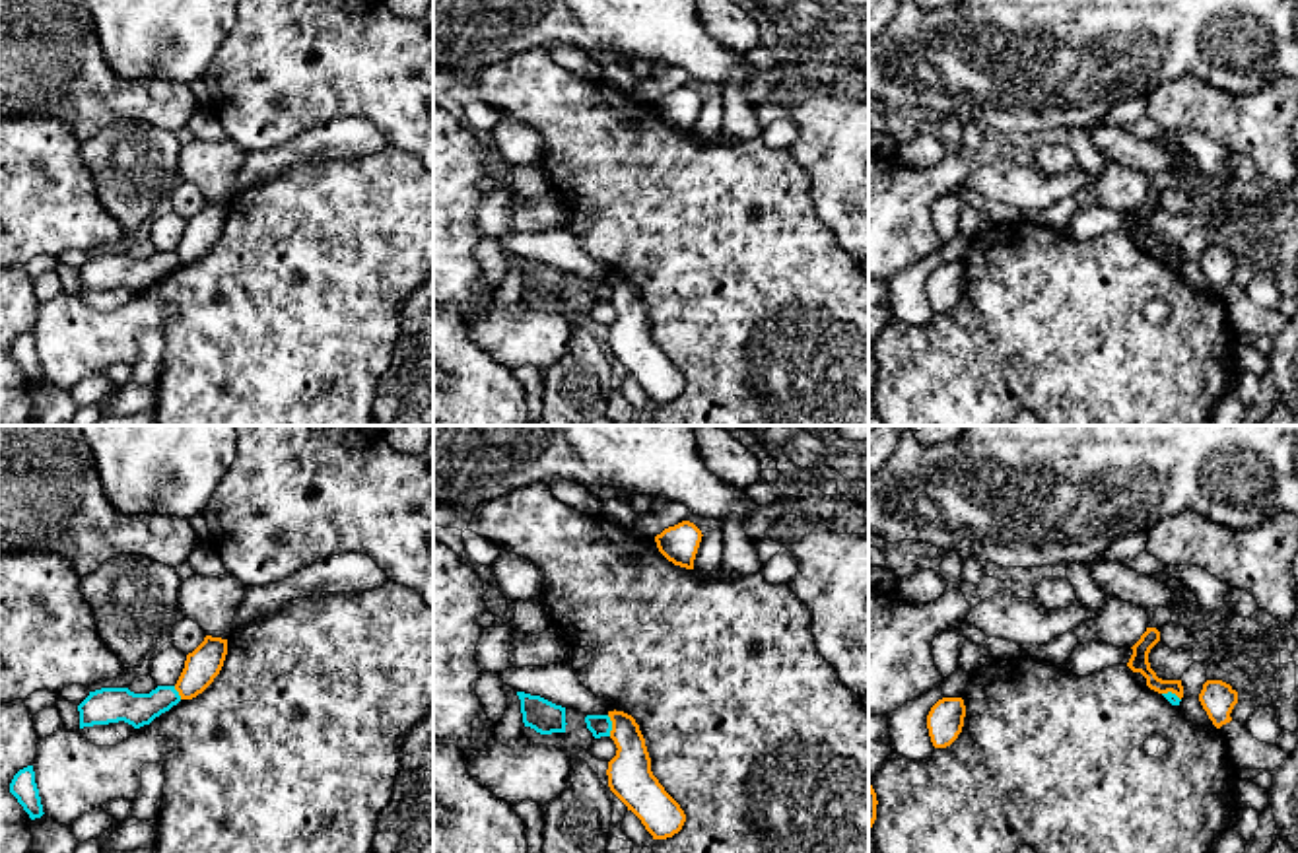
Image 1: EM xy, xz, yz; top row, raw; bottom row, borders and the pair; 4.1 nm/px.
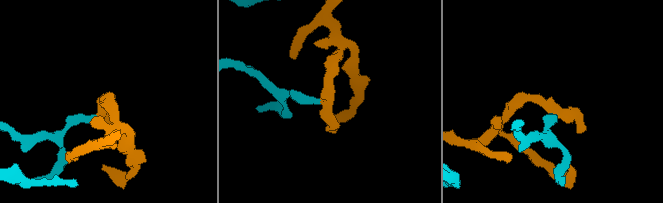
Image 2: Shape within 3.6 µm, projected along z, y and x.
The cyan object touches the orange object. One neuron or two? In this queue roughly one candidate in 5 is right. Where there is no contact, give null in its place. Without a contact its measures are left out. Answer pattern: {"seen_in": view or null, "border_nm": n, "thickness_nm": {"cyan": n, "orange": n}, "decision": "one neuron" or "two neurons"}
{"seen_in": "xz", "border_nm": 90, "thickness_nm": {"cyan": 90, "orange": 190}, "decision": "two neurons"}

